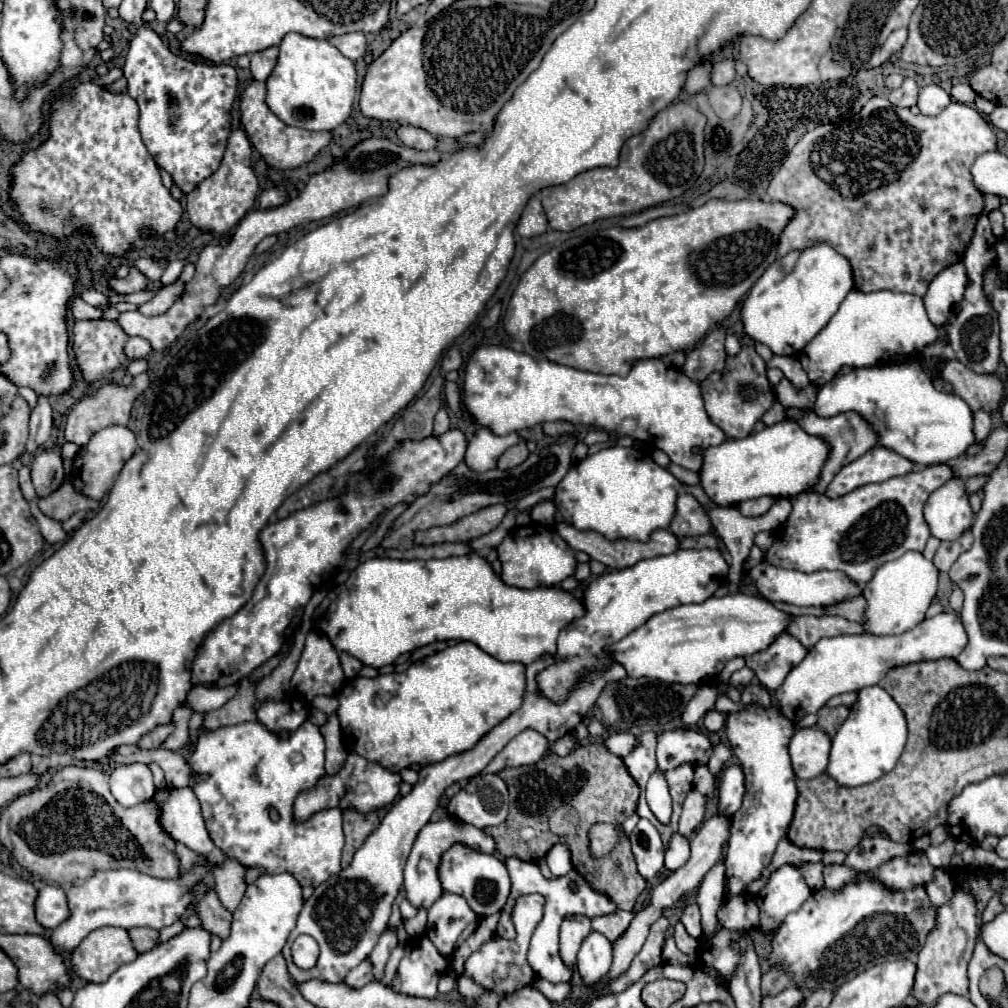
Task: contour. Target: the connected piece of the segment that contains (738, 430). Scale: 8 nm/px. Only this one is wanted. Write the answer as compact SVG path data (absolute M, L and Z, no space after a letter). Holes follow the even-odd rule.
M743 346L737 356L727 358L725 370L721 372L721 376L717 376L717 382L715 382L715 376L701 382L701 392L703 392L705 410L711 418L711 422L715 426L719 426L727 438L749 436L753 432L755 422L771 408L771 404L775 400L775 392L773 392L773 388L767 380L767 374L765 374L763 358L753 348L747 348L747 346ZM749 384L757 392L757 398L751 402L747 398L741 398L741 386L749 386Z

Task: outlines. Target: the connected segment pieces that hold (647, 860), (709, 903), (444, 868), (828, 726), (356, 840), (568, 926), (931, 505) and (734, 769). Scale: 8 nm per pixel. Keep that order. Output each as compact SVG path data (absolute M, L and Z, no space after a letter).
M641 818L631 832L631 848L639 876L647 882L653 880L663 868L663 844L661 836L657 836L657 828L653 828L649 820Z
M723 860L711 868L711 872L705 876L705 880L699 886L699 896L697 904L701 908L701 918L703 918L703 938L711 936L717 928L717 910L723 900L723 876L725 876L725 866Z
M455 844L449 852L445 852L445 856L441 858L439 876L441 876L441 884L445 892L463 896L479 918L499 912L505 906L507 896L511 892L511 880L509 880L509 872L505 864L495 856L485 856L481 852L469 852L469 848L465 848L463 844Z
M825 706L825 708L821 708L821 710L817 712L817 716L819 716L817 726L819 726L821 730L825 730L829 736L835 736L837 730L839 730L839 726L841 726L841 724L845 722L845 718L849 716L849 712L851 712L849 706L837 706L837 708Z
M353 810L343 814L343 832L345 832L345 848L343 848L343 858L341 866L347 868L351 864L351 858L355 850L365 842L365 838L379 826L379 816L377 812L369 814L357 814Z
M573 916L561 924L559 956L567 968L575 968L577 952L589 934L591 934L591 920L585 916Z
M951 478L925 502L925 520L939 540L957 540L973 524L973 510L965 492L965 480Z
M729 766L723 770L717 782L717 814L733 816L741 806L741 796L745 792L745 776L741 776L741 766Z

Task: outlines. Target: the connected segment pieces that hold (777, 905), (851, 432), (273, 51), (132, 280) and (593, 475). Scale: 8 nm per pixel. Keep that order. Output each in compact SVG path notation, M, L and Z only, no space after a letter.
M781 866L773 870L767 884L753 896L761 914L759 930L773 934L783 924L785 916L789 912L797 912L809 896L811 888L797 868Z
M803 410L801 418L795 420L807 434L817 436L821 440L825 440L831 446L831 452L827 456L827 462L821 470L819 480L807 490L807 492L825 492L825 488L829 486L829 482L833 480L833 476L849 462L853 462L857 456L863 456L869 448L873 448L877 444L877 436L873 436L873 430L869 428L869 424L865 424L865 420L861 420L861 416L857 416L855 412L845 412L841 416L833 416L833 418L821 418L817 416L813 410Z
M271 46L271 48L265 48L261 52L255 52L251 56L253 80L267 80L269 74L273 72L275 64L277 64L277 56L279 56L279 48L277 46Z
M131 268L129 276L123 278L123 280L119 280L119 278L109 280L109 288L117 294L133 294L133 292L145 290L145 286L147 286L147 278L135 268Z
M605 448L577 462L557 484L555 506L563 520L577 530L593 530L607 540L649 540L651 532L669 528L675 516L677 490L681 482L635 448Z

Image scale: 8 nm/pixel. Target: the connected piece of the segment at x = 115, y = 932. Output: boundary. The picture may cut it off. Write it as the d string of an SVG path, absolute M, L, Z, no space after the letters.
M97 928L73 950L71 964L81 980L99 984L135 958L137 952L125 928Z

